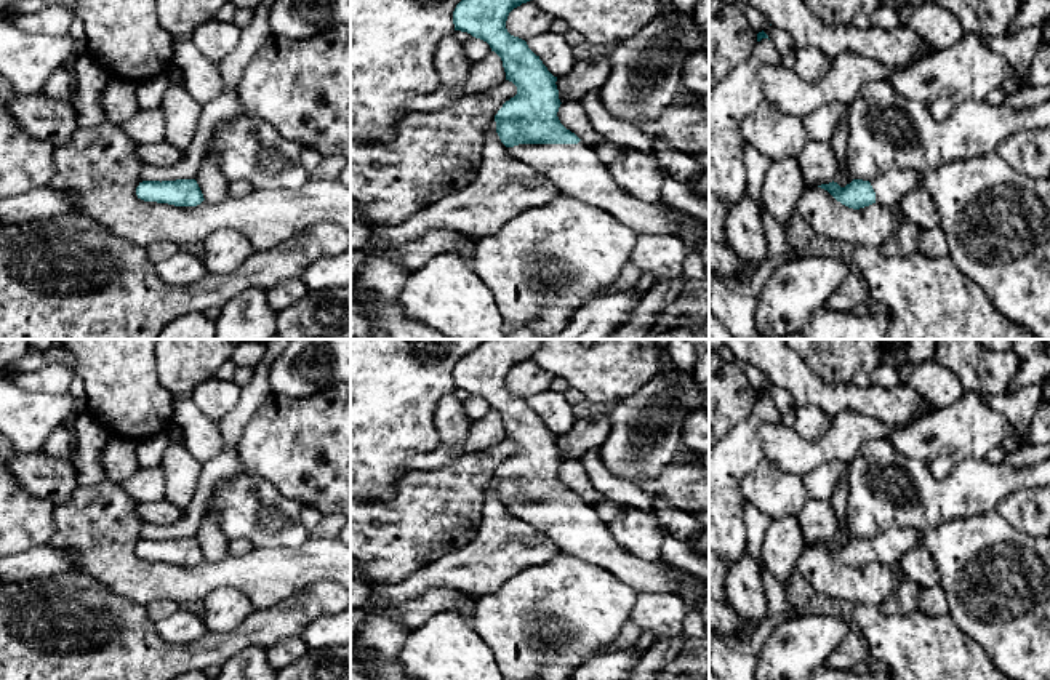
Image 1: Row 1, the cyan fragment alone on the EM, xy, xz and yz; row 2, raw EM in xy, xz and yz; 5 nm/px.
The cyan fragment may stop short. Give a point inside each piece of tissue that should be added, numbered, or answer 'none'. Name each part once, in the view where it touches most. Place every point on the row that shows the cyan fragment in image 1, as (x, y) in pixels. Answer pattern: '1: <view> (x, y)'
1: xz (577, 170)

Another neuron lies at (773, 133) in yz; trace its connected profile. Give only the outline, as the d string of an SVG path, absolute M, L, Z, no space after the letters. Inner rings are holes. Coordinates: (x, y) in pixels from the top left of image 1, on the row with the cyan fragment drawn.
M765 99L743 120L741 133L746 142L771 162L797 158L810 142L804 117L786 114Z

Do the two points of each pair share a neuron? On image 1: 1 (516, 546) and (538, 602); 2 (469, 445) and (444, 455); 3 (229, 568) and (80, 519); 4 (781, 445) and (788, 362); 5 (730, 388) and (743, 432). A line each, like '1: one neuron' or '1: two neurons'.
1: two neurons
2: one neuron
3: one neuron
4: two neurons
5: two neurons

